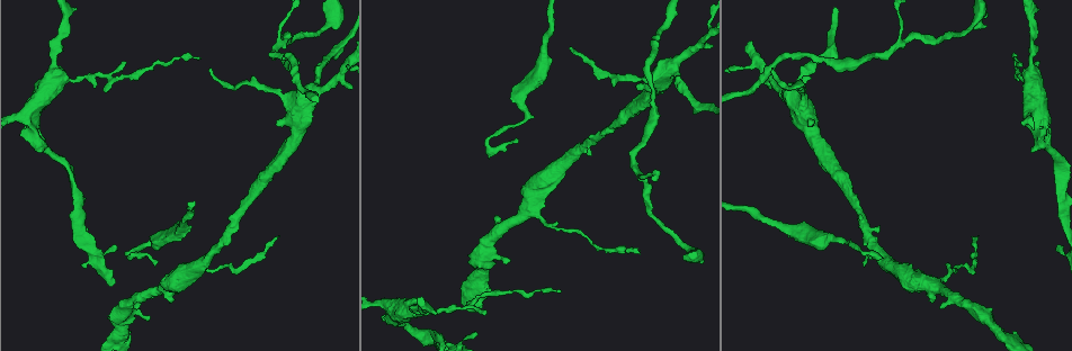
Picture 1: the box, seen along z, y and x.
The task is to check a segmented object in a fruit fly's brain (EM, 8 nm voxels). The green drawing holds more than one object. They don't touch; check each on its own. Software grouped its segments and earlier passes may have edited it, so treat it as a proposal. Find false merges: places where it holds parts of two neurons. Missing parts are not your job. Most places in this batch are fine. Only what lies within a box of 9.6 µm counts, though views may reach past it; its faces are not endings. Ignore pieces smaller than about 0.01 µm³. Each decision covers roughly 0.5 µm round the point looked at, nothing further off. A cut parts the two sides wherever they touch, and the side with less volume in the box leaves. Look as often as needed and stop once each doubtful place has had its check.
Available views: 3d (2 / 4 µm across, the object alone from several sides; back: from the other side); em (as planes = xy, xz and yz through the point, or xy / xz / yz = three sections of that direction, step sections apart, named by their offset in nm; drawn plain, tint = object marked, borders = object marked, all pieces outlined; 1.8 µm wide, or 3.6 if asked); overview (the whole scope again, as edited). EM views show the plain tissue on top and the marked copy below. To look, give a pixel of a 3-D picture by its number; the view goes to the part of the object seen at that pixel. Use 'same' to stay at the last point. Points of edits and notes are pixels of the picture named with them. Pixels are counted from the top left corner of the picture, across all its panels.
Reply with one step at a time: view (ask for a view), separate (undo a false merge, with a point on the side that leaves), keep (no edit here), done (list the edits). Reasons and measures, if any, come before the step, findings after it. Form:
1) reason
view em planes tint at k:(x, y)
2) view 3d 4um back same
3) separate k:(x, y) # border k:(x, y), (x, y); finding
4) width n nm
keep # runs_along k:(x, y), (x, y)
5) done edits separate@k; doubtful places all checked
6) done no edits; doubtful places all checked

thick turns thin
view em 3.6um planes tint at 1:(667, 70)

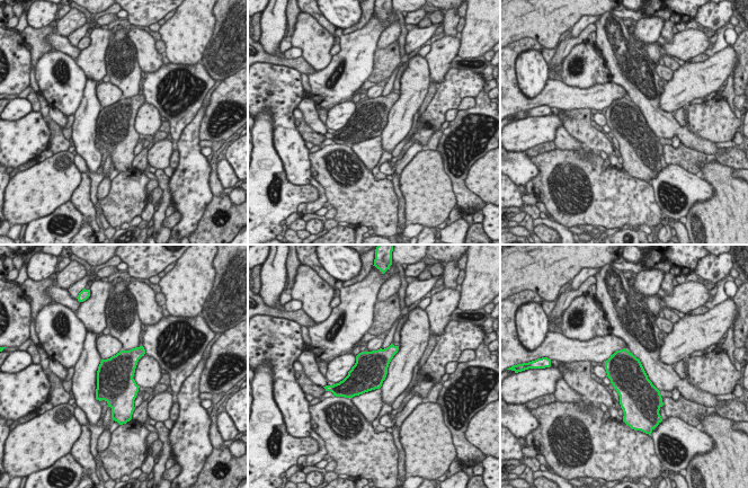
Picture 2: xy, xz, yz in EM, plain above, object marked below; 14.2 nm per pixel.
width 480 nm
keep # one neuron here

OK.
sharp bend
view em xy step 4 tint at 1:(281, 46)

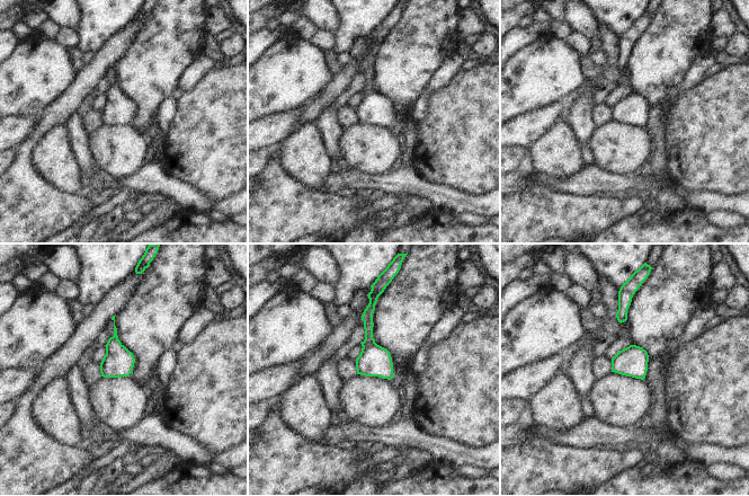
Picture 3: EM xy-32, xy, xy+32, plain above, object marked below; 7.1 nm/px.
cut it another way
view em planes tint same

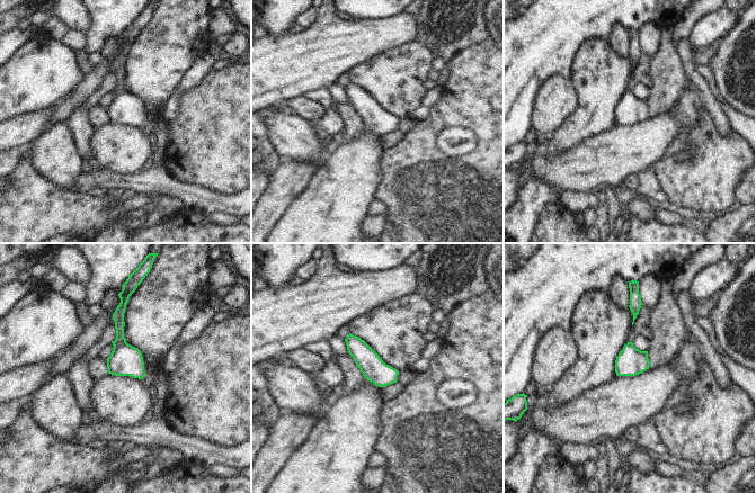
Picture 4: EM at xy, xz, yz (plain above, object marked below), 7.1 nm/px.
width 180 nm
keep # all the same neuron

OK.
calibre changes
view 3d 2um at 1:(691, 249)

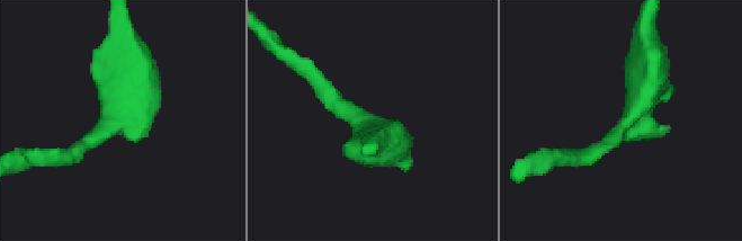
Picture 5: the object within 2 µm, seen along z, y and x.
shape alone is not enough
view em yz step 4 tint at 5:(116, 118)

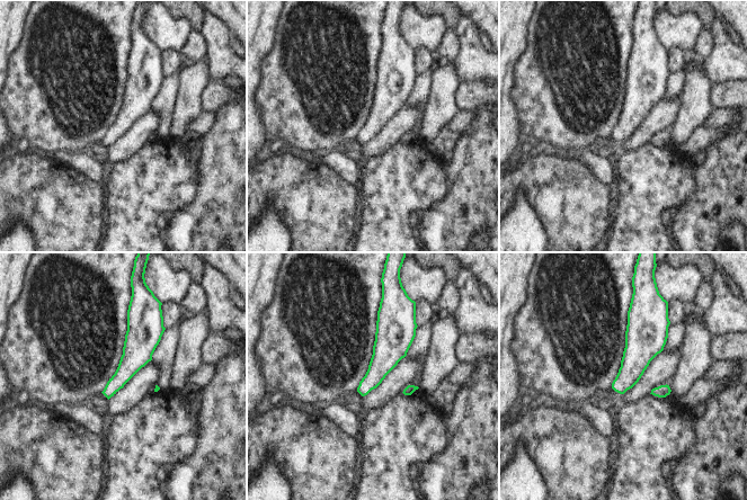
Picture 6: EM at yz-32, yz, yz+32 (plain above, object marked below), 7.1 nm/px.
view em planes borders same

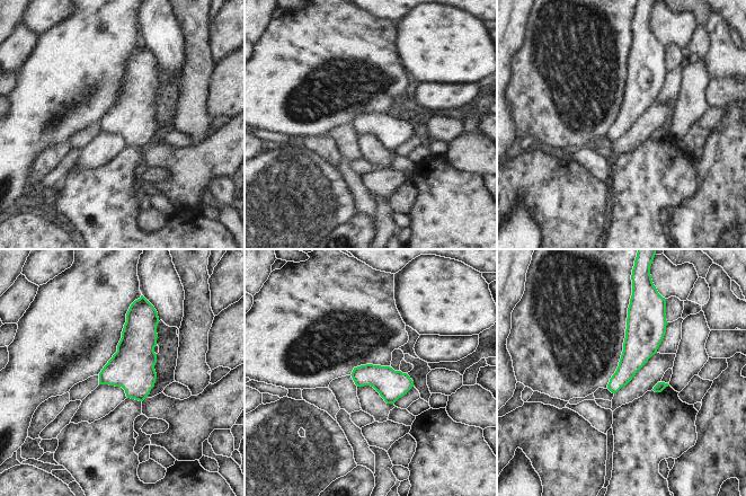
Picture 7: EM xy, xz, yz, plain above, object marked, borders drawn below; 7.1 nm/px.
keep # all the same neuron

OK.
calibre changes
view em planes tint at 1:(840, 240)

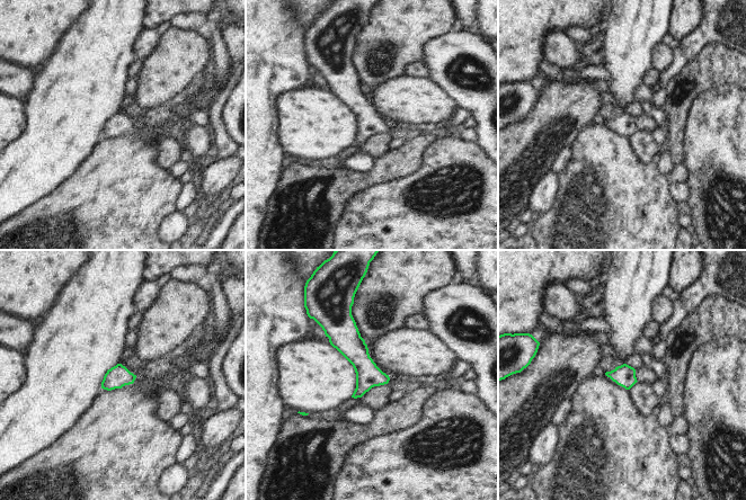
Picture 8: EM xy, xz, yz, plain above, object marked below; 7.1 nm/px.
width 160 nm
keep # runs_along 8:(348, 313), (358, 394); one neuron here

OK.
done no edits; doubtful places all checked

